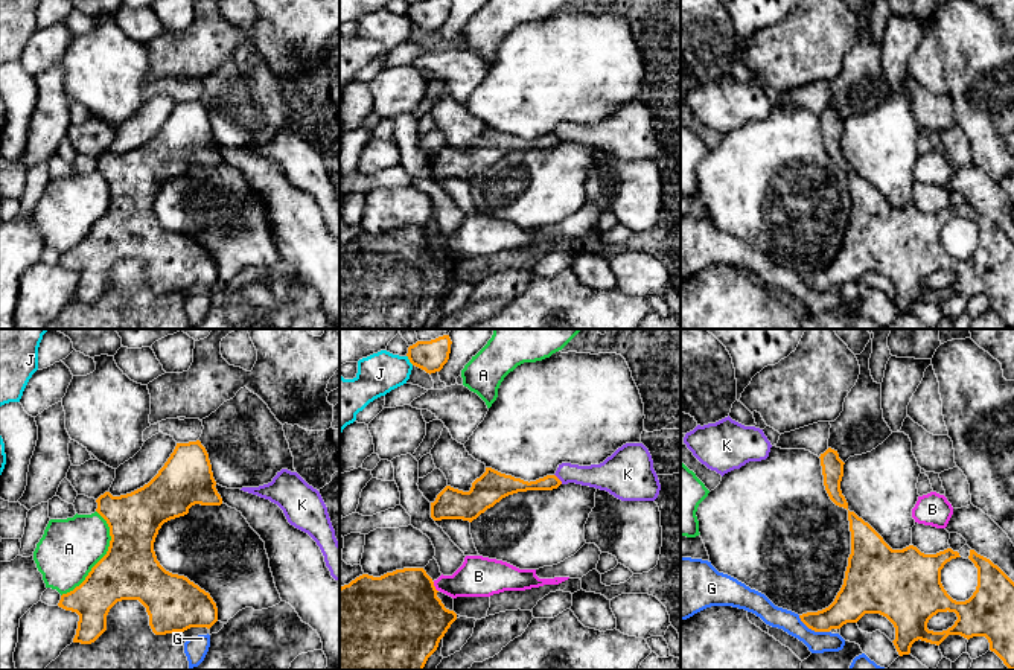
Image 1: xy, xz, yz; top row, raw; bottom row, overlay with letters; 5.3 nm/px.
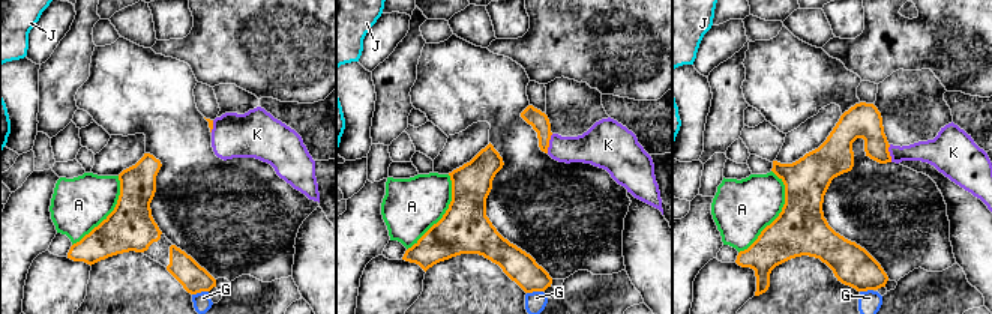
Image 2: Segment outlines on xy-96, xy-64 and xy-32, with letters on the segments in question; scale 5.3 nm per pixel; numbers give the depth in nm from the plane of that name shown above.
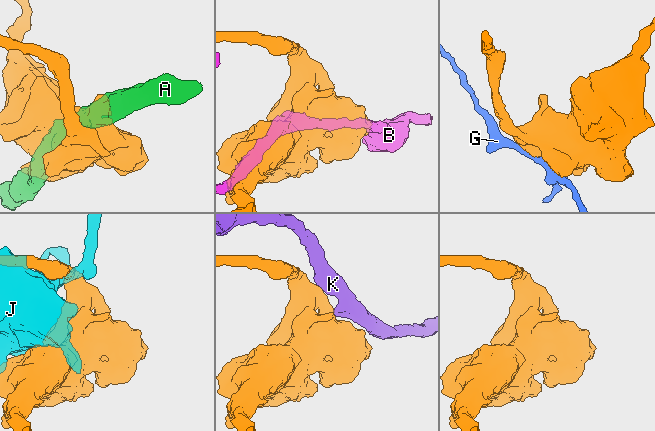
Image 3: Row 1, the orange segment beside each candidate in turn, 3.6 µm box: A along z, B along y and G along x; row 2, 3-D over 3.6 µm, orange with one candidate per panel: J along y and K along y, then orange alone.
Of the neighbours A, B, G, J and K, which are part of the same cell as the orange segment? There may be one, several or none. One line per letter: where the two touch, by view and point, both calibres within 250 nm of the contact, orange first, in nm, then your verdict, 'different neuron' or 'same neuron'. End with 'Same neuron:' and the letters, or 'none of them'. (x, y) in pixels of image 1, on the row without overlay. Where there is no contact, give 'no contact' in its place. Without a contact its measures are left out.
A: xy (104, 215) | 300/320 nm | different neuron
B: xz (434, 245) | 480/220 nm | different neuron
G: yz (813, 288) | 180/110 nm | different neuron
J: xz (408, 17) | 160/220 nm | different neuron
K: xz (558, 137) | 90/140 nm | different neuron
Same neuron: none of them

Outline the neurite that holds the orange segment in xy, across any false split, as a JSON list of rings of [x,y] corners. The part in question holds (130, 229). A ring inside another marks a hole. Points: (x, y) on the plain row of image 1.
[[[199,99],[177,102],[158,132],[143,146],[120,155],[100,154],[96,171],[110,186],[107,213],[91,227],[85,239],[73,250],[62,253],[58,262],[79,274],[73,302],[91,303],[107,289],[110,268],[122,259],[139,259],[149,274],[155,294],[184,291],[190,286],[210,288],[218,280],[218,266],[209,251],[184,234],[166,230],[157,219],[154,201],[161,184],[184,175],[195,163],[221,164],[209,113]]]

